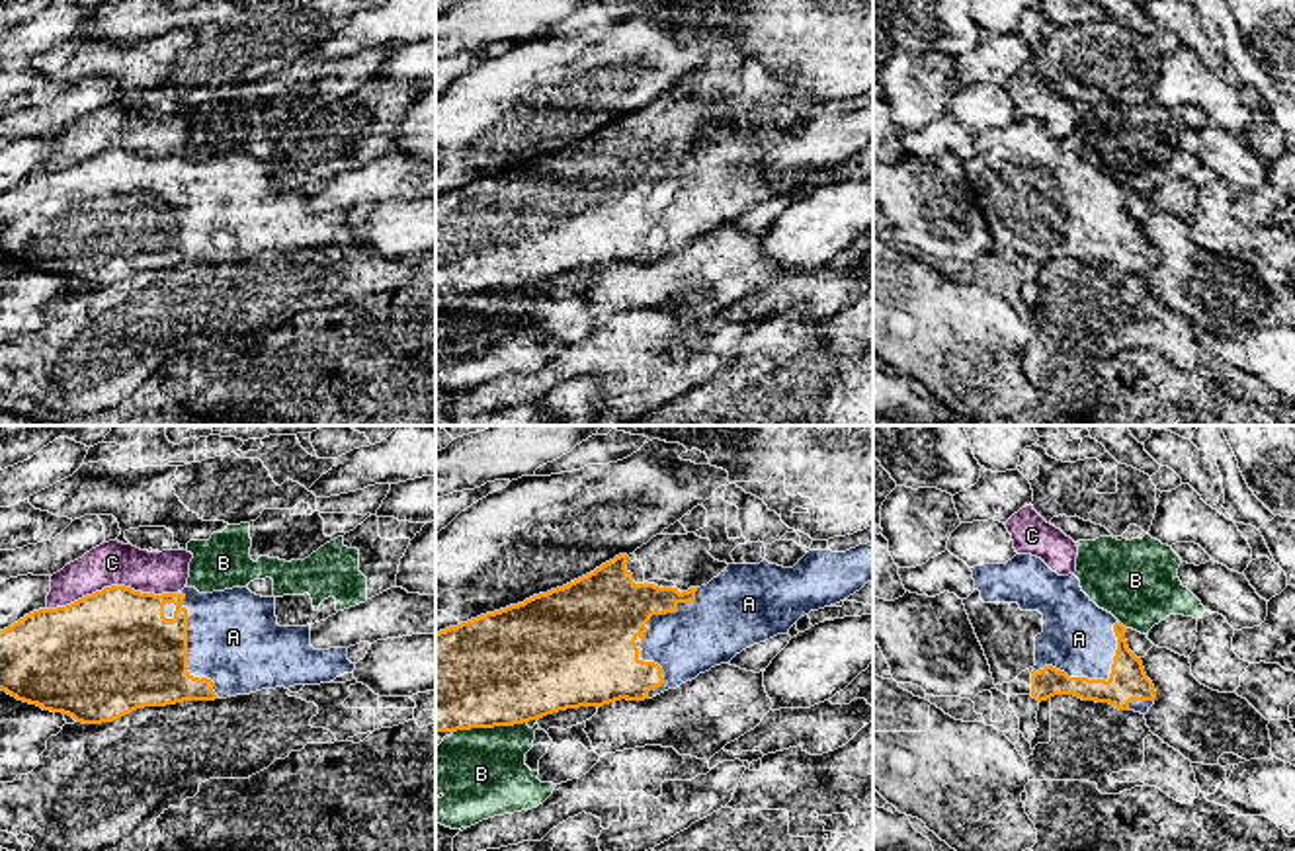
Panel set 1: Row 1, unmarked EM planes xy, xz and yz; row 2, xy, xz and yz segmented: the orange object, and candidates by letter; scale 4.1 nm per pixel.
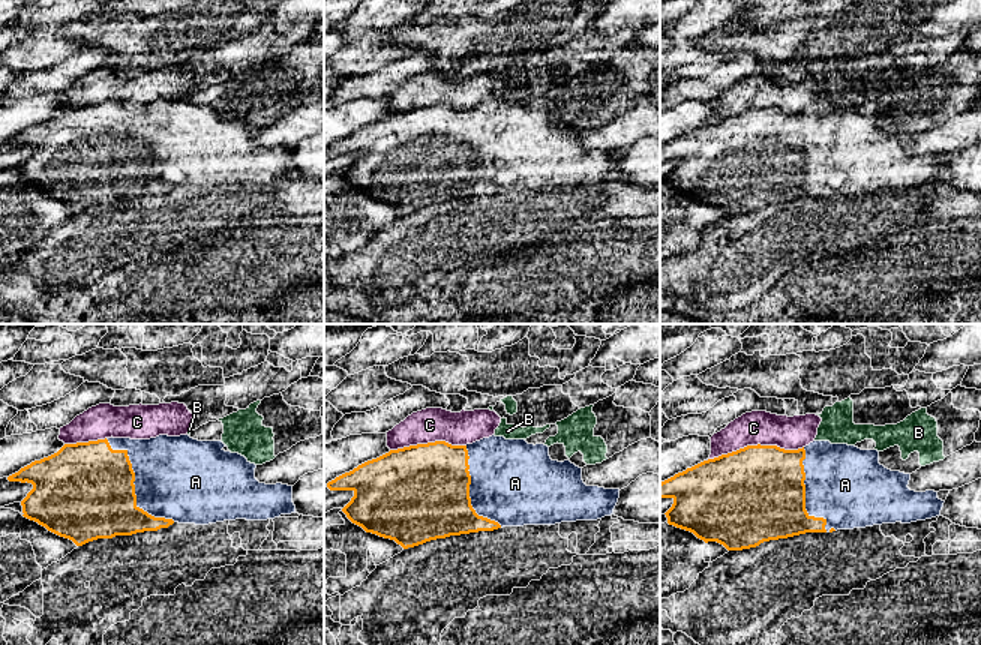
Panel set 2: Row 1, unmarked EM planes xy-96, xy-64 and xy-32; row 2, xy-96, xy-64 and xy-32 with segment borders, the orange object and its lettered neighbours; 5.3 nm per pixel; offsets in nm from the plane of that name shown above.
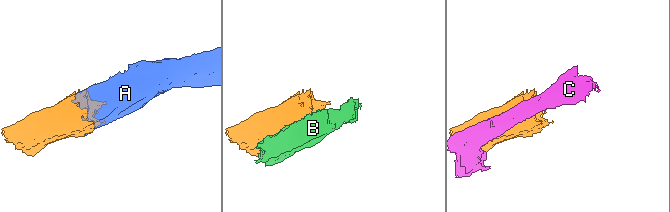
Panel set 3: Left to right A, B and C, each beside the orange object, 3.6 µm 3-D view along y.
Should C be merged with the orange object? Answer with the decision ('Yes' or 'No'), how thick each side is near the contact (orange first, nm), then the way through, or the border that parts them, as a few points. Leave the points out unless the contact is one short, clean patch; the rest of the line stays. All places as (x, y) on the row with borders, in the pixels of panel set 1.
No. Thickness 480 nm (orange) against 180 nm

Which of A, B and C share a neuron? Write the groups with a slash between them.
A / B / C

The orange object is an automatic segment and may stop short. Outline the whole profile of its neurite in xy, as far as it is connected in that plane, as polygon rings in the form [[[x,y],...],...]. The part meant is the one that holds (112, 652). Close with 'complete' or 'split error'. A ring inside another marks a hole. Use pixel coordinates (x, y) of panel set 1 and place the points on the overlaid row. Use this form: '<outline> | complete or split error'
[[[111,586],[66,607],[39,609],[0,630],[0,689],[43,710],[63,712],[82,724],[113,722],[137,709],[166,707],[184,701],[215,701],[250,695],[262,689],[320,685],[354,673],[348,648],[314,650],[311,625],[279,627],[275,597],[262,597],[248,588],[199,593],[141,593]]] | split error

